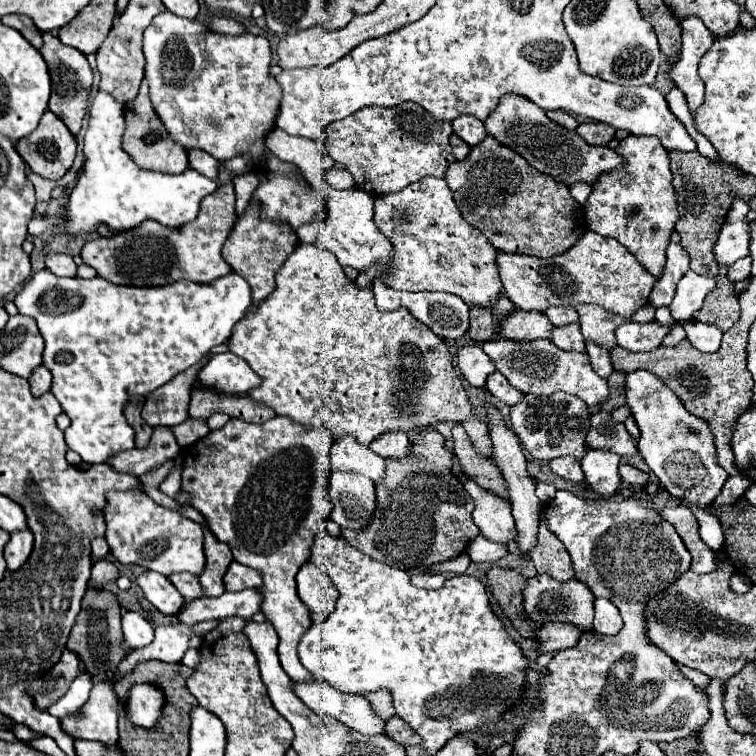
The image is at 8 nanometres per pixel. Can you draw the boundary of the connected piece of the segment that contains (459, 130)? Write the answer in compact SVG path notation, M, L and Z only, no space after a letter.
M462 115L462 117L454 119L452 127L454 127L454 133L462 141L466 141L470 147L476 147L486 137L484 123L480 119L476 119L476 117L470 117L470 115Z

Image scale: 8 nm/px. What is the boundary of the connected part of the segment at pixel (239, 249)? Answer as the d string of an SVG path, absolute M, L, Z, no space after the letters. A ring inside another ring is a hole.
M250 199L246 211L238 219L236 227L230 231L230 237L226 239L224 249L222 249L222 257L232 265L232 269L240 277L244 277L248 281L248 285L252 289L252 305L254 307L260 305L276 289L276 283L274 283L276 271L284 265L288 255L300 243L294 229L288 223L262 219L258 211L260 211L260 203L256 199Z

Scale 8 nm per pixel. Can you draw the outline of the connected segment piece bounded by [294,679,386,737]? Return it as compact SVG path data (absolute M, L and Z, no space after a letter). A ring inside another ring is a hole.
M318 679L314 683L296 683L294 691L316 713L330 715L362 735L376 737L386 733L384 721L378 719L370 701L362 695L338 693L336 689L330 689L326 681L318 681Z

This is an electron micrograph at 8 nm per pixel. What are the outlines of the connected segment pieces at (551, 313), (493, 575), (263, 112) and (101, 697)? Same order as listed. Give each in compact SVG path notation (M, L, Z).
M550 307L544 311L546 317L556 325L556 327L564 327L570 323L578 323L578 311L576 309L562 309L562 307Z
M494 567L488 571L488 583L492 587L492 595L508 615L508 619L514 623L518 633L522 637L536 639L536 633L540 631L540 625L532 621L524 613L524 595L522 587L526 587L528 579L512 569L500 569Z
M166 11L148 25L144 55L152 107L178 145L186 151L202 149L218 161L250 153L256 165L262 157L266 171L284 177L296 173L294 163L278 159L266 147L266 135L274 129L280 107L280 87L270 75L272 49L266 37L214 35L198 19L188 21Z
M100 681L92 687L90 699L78 715L62 719L62 729L74 739L100 739L104 743L118 741L118 709L116 689L112 681Z

